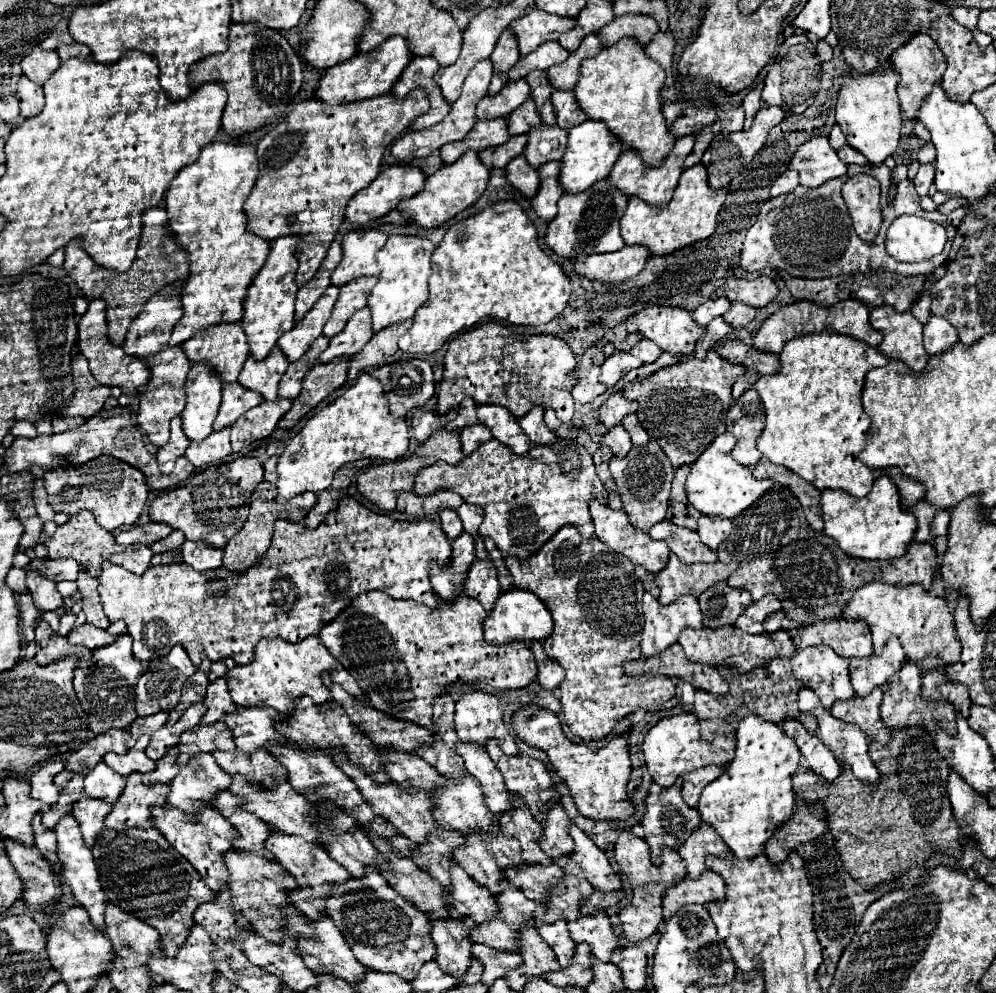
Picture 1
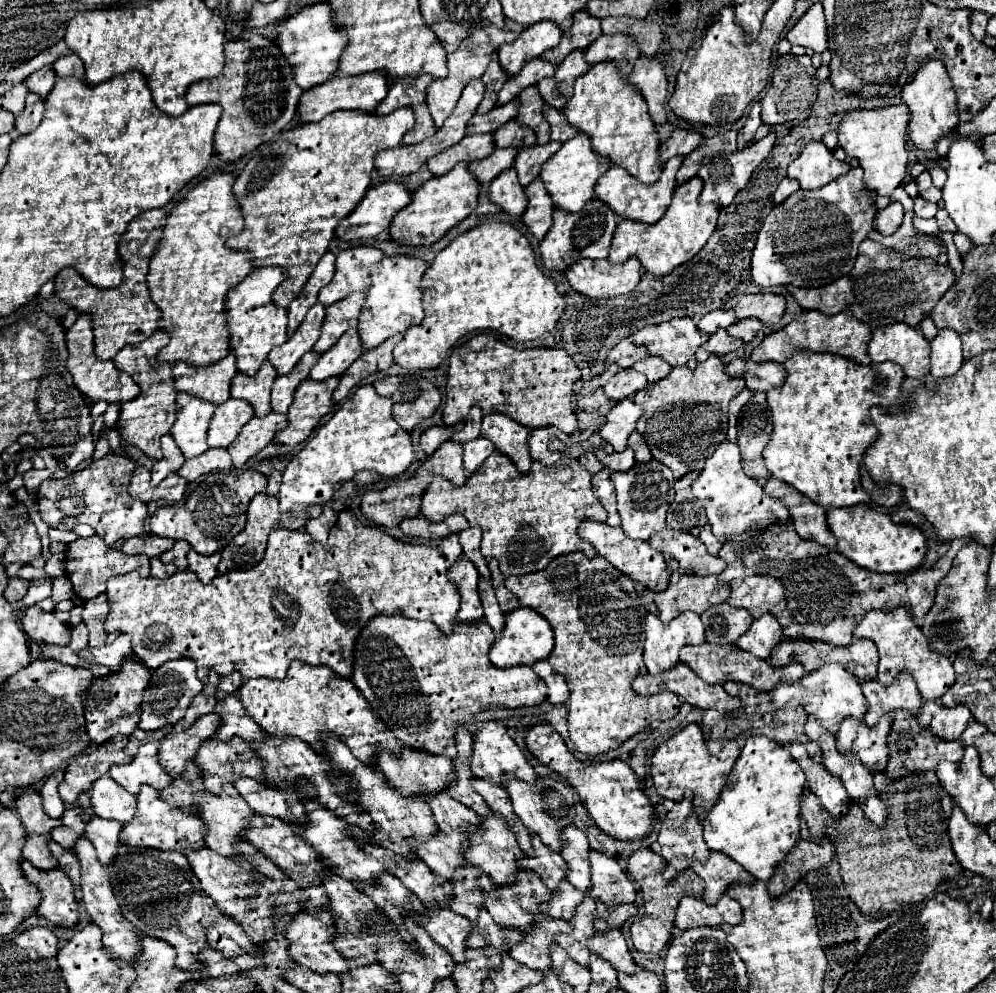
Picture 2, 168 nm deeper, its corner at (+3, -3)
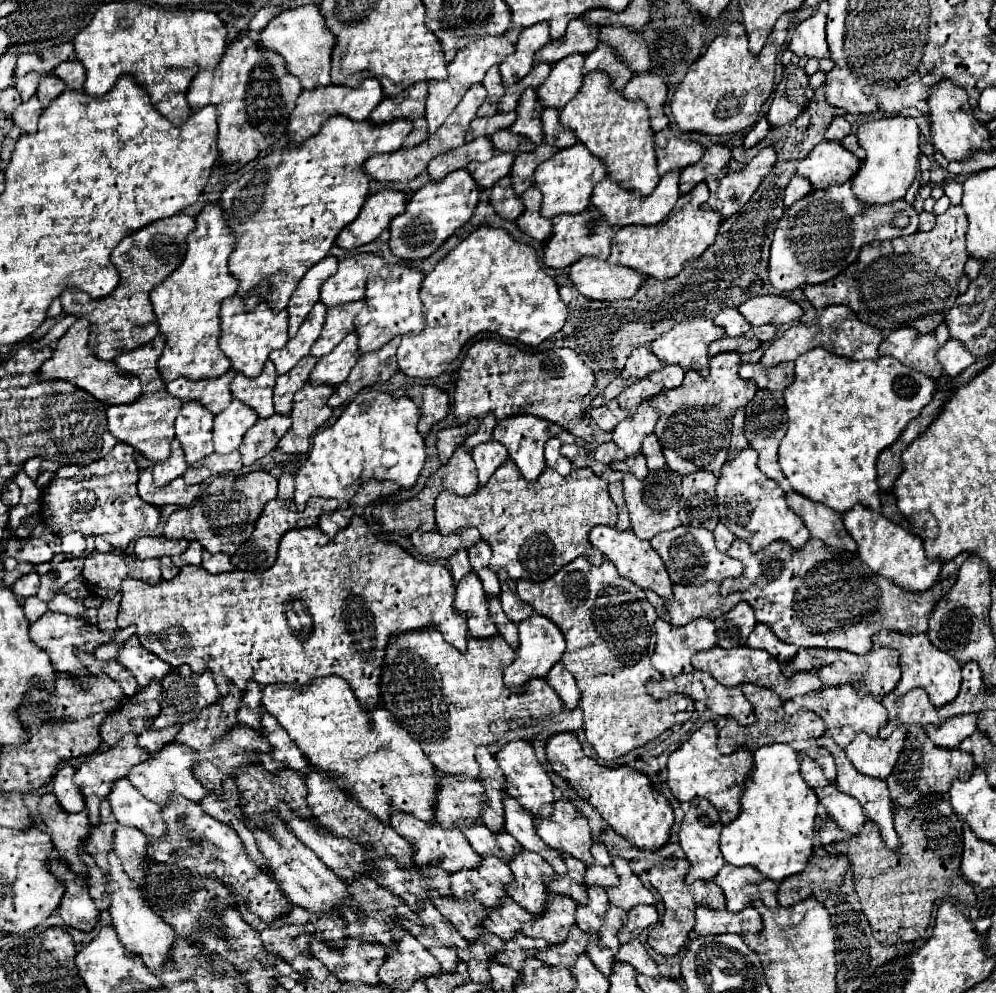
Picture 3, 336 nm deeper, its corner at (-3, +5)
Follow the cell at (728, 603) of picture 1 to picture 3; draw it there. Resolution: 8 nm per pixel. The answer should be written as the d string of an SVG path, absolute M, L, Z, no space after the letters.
M738 603L732 611L714 621L718 633L718 645L724 649L744 647L748 635L756 627L754 609L748 603Z

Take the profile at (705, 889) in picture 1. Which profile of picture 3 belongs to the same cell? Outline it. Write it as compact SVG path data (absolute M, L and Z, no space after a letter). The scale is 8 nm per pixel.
M706 907L696 909L696 927L698 935L722 935L722 933L758 933L762 929L762 917L754 907L746 907L740 913L730 911L712 911Z

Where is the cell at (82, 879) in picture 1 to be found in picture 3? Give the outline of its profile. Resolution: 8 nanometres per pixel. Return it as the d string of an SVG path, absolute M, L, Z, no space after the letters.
M110 853L108 855L110 861L110 875L108 875L108 893L112 897L112 905L110 905L110 915L112 915L112 925L118 933L118 939L122 941L122 945L126 949L136 951L142 959L144 965L150 969L150 973L158 973L164 963L170 959L170 949L176 943L176 935L174 931L170 931L170 925L164 923L164 919L160 915L156 915L146 901L142 899L140 889L136 887L136 883L132 883L132 879L126 875L120 859Z

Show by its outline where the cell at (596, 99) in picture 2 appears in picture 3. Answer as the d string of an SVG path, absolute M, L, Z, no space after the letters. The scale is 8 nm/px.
M594 71L584 77L578 95L560 111L560 123L574 131L578 143L586 145L594 157L604 161L608 177L622 189L640 197L656 189L660 175L656 173L654 133L650 129L648 109L638 101L626 101L622 93L614 91L606 73Z

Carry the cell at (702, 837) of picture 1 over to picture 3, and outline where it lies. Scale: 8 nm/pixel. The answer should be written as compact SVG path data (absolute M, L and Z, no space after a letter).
M726 863L714 877L714 883L722 887L728 911L738 913L742 907L750 907L754 901L762 901L766 907L778 907L778 883L766 879L754 867L732 867Z

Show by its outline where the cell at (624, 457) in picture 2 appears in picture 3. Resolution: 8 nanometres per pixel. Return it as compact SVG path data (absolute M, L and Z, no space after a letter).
M640 453L640 455L634 455L634 457L628 457L626 461L622 463L612 463L610 465L614 471L622 471L622 473L632 473L636 475L638 479L646 479L648 475L648 467L646 467L646 457Z

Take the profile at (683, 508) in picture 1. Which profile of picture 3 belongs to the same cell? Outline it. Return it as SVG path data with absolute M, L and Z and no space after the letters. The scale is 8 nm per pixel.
M696 471L682 477L680 521L682 525L696 525L712 531L716 527L718 511L714 501L718 477L710 471Z

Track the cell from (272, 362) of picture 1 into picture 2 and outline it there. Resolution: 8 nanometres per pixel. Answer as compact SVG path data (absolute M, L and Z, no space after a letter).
M264 361L256 375L236 373L236 377L232 379L230 395L248 401L254 407L254 413L258 417L264 417L270 413L270 389L276 377L276 369L268 361Z

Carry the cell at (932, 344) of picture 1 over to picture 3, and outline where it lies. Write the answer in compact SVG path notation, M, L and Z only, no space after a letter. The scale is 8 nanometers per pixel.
M950 339L944 347L940 347L938 351L938 361L942 363L944 367L944 373L948 377L956 377L958 373L962 373L966 367L970 367L972 363L976 363L976 357L970 355L960 341L956 339Z

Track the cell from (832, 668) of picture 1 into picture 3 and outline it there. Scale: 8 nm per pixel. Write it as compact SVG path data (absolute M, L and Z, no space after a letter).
M844 685L844 687L824 687L822 691L812 691L812 693L806 693L802 697L794 697L790 701L784 703L784 711L788 715L794 715L798 713L800 709L806 709L806 711L812 711L816 713L824 723L826 723L826 729L828 733L832 735L834 743L838 743L838 747L846 747L854 735L858 733L868 733L870 737L878 735L880 727L886 725L886 709L882 707L880 701L876 701L874 697L870 695L864 695L862 699L858 697L858 691L852 687L852 685Z

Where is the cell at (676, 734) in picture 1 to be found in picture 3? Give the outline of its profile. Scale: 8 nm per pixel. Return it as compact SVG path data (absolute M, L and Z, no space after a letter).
M714 721L704 723L696 733L692 733L692 737L668 757L668 787L680 803L690 803L696 797L708 799L720 811L722 823L732 823L738 817L742 783L746 783L754 757L746 749L738 749L732 755L722 755L716 747L716 739L718 727Z

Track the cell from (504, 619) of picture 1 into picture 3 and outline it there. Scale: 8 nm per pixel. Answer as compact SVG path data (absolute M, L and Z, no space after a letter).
M532 615L528 619L524 619L520 625L520 647L516 651L516 661L504 669L504 683L510 687L510 691L522 691L522 687L530 681L530 679L538 679L538 677L546 677L550 667L554 667L554 663L558 663L564 655L566 649L566 641L562 631L546 617L542 615Z

